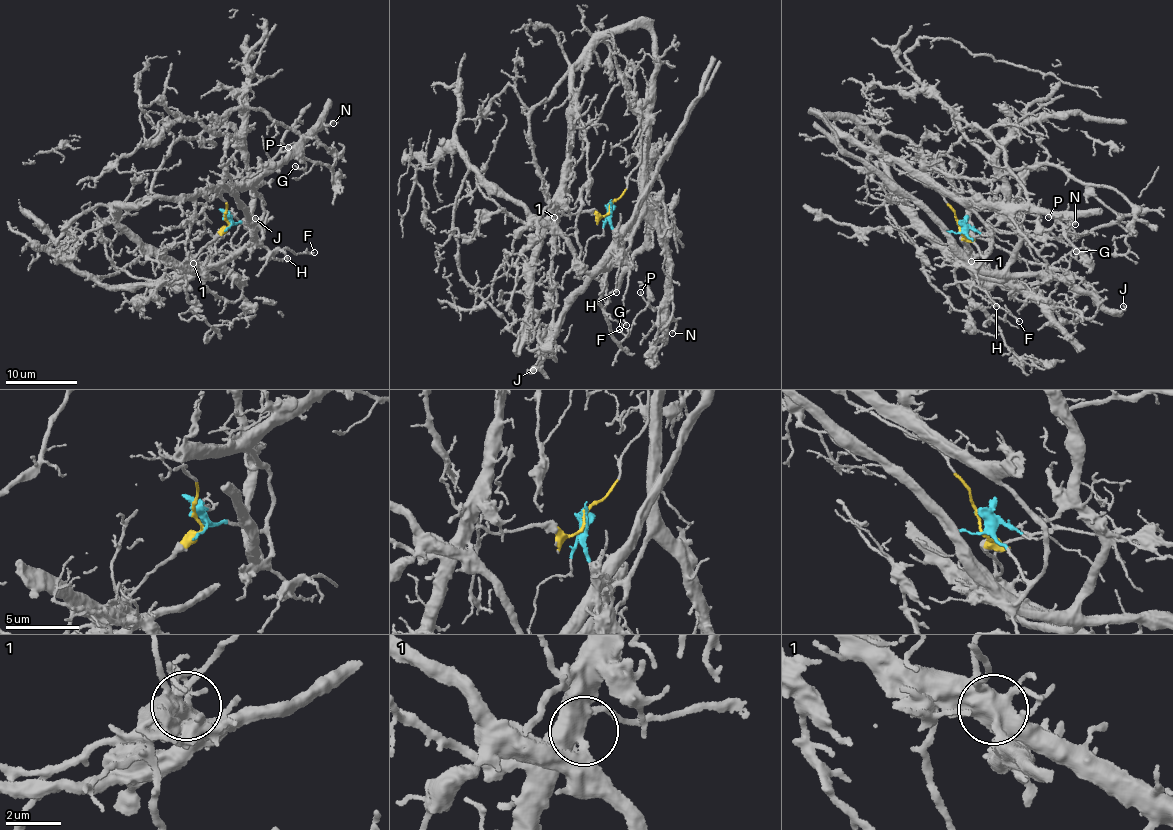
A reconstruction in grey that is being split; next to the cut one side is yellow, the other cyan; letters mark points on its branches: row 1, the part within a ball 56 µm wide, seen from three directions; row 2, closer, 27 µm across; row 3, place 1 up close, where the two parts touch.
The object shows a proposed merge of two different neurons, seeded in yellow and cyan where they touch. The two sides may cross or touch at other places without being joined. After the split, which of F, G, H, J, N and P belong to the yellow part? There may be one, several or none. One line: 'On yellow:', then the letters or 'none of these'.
On yellow: J

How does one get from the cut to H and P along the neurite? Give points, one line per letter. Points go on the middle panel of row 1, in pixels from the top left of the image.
H: (610, 204), (608, 212), (618, 251), (615, 256), (619, 268), (616, 292)
P: (610, 204), (618, 251), (630, 245), (641, 218), (665, 250), (666, 301), (656, 308), (640, 293)

